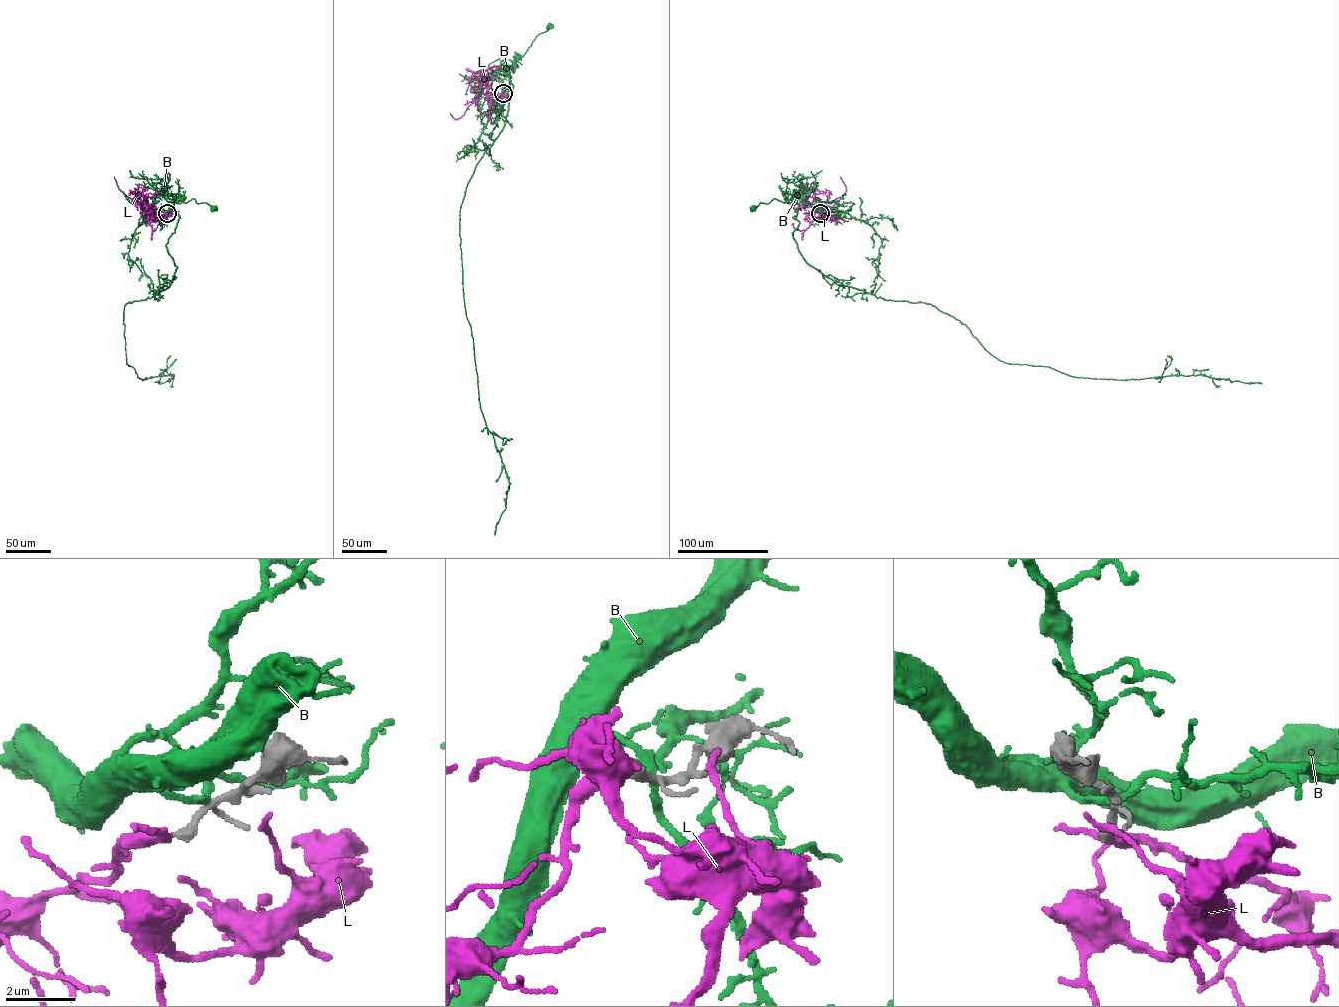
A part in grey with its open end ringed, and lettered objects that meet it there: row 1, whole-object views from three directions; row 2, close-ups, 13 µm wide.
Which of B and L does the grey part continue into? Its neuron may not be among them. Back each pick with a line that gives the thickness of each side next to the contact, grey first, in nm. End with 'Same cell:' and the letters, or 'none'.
L: Thickness 300 nm (grey) against 240 nm
Same cell: L

